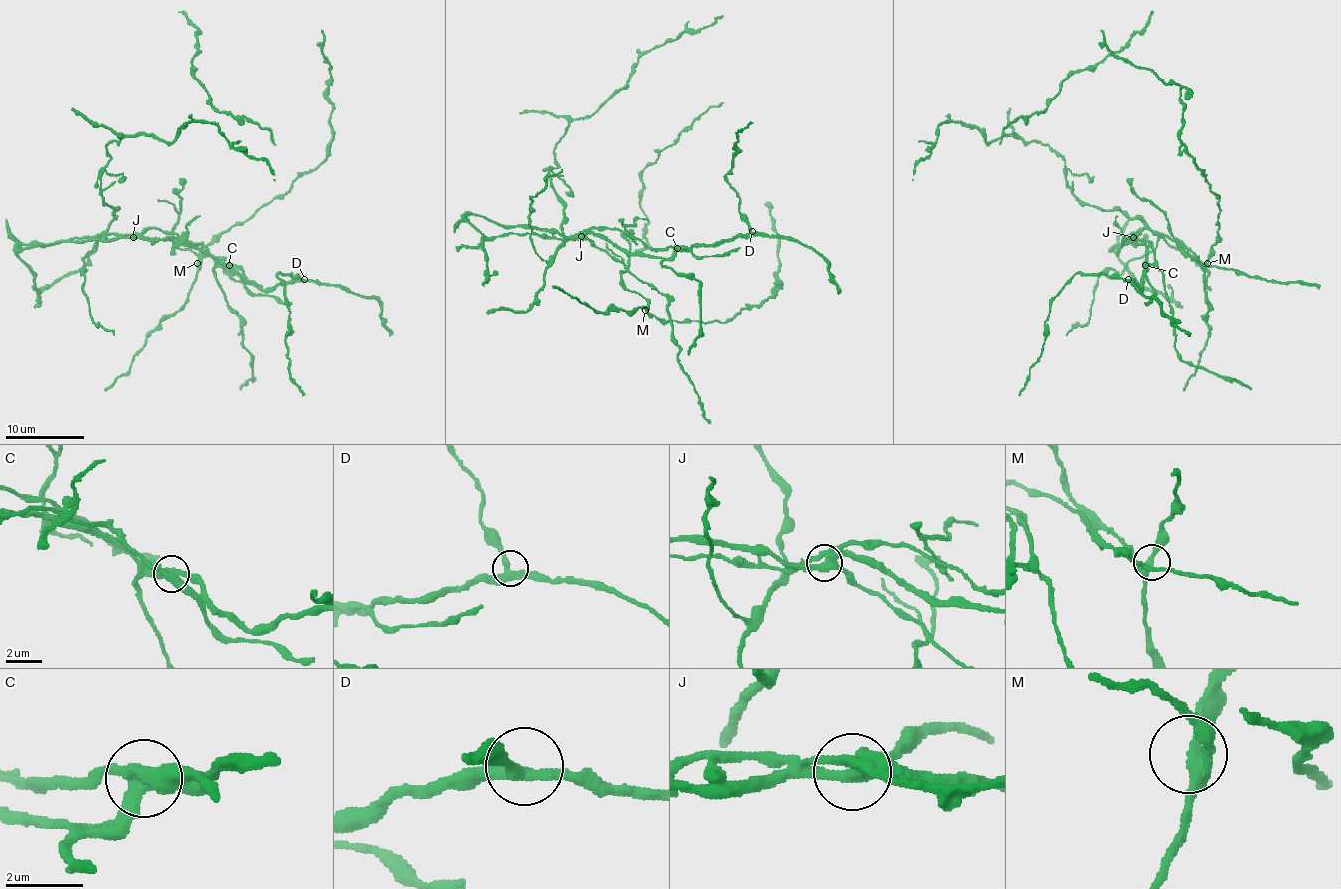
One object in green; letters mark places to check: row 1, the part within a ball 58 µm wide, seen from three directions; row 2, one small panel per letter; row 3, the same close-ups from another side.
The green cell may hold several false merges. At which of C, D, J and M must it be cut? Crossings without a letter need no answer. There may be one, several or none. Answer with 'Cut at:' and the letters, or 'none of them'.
Cut at: C, J

